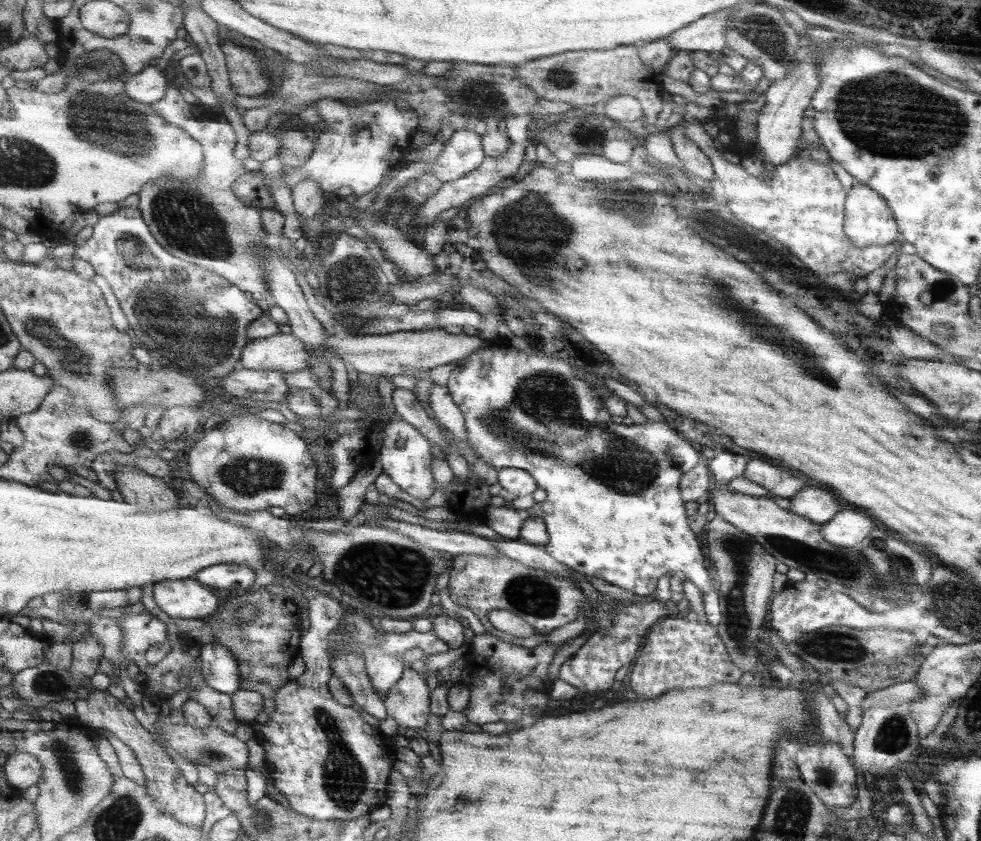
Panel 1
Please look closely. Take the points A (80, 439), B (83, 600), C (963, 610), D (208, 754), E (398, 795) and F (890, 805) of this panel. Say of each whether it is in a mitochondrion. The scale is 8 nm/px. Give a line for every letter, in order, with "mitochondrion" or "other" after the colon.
A: mitochondrion
B: other
C: mitochondrion
D: mitochondrion
E: other
F: other

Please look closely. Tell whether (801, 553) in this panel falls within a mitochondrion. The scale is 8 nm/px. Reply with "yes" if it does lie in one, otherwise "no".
yes

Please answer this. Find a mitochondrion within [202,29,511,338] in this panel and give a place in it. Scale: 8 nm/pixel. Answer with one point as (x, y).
(351, 281)

